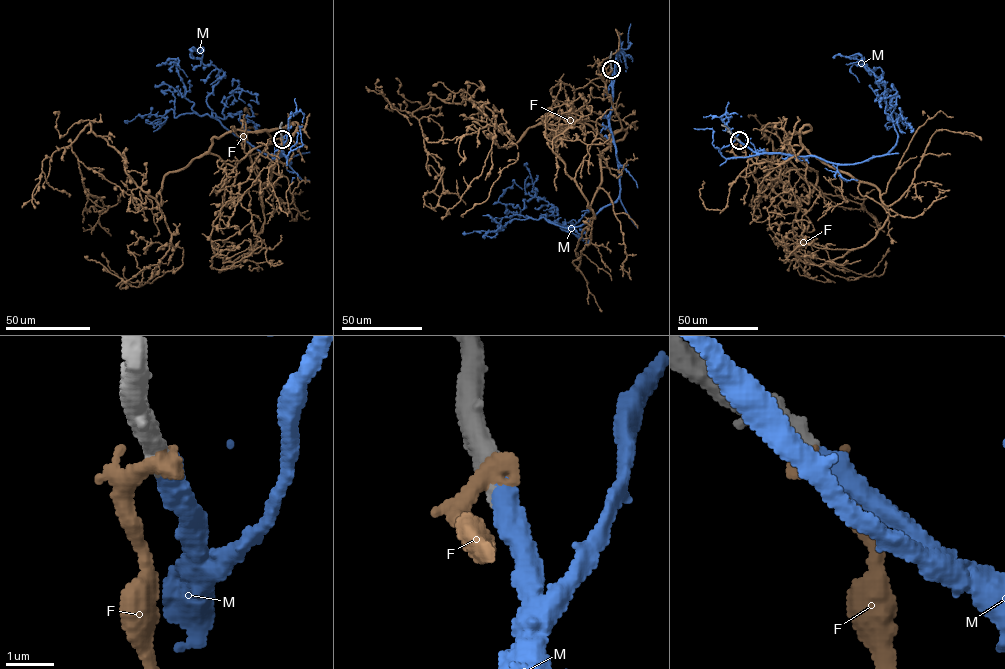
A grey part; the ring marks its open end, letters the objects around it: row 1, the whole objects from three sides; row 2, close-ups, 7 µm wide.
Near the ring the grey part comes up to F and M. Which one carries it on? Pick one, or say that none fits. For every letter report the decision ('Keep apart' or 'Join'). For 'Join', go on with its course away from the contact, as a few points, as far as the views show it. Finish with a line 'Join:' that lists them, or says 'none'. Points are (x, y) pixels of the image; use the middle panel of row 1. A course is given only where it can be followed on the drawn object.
F: Keep apart
M: Join. Its course: (611, 69), (618, 198), (579, 226), (562, 227), (519, 216), (498, 201), (513, 180), (522, 189)
Join: M

